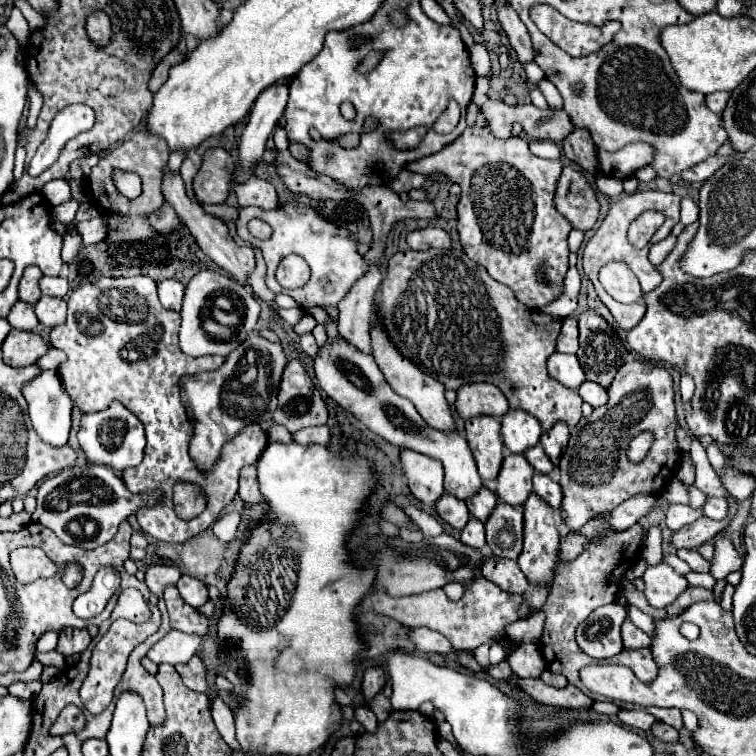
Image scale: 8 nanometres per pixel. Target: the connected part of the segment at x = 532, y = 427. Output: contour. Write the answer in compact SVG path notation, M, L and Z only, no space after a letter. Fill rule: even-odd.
M509 410L501 418L501 436L511 452L525 452L539 442L541 424L525 410Z

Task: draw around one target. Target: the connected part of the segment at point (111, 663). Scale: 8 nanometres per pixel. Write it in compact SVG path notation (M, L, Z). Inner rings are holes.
M150 604L151 618L147 624L133 624L133 622L127 622L127 620L117 620L109 632L97 642L95 650L93 650L93 656L91 656L91 668L89 668L89 674L81 686L81 700L85 704L85 710L91 712L91 714L101 714L109 702L113 700L113 690L115 686L119 684L123 672L125 672L125 664L127 664L127 658L129 654L133 652L133 646L141 644L149 636L158 631L161 624L161 614L156 605Z

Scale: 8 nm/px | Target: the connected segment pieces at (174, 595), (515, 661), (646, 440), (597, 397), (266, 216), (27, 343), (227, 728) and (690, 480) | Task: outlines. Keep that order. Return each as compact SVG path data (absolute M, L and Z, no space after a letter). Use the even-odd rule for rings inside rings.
M169 586L165 590L165 604L167 604L167 610L169 610L173 630L181 630L181 632L187 632L187 634L199 634L199 636L203 636L207 632L207 616L199 614L191 606L187 606L181 600L175 586Z
M519 644L507 661L512 671L518 671L514 673L520 678L539 678L547 666L537 644Z
M639 432L631 442L629 442L629 448L627 448L627 458L631 462L641 462L649 448L653 444L653 432Z
M589 380L579 386L579 396L583 398L583 402L589 402L593 408L603 406L607 402L605 388L601 388L597 382L589 382Z
M291 202L291 204L285 204L283 208L275 208L275 210L267 210L267 212L261 210L261 208L255 208L255 206L239 208L237 236L241 240L247 240L249 244L253 244L255 248L259 248L263 252L263 258L265 258L265 264L267 264L267 274L265 274L267 288L273 294L289 294L303 308L337 306L339 300L343 300L343 296L349 292L349 288L367 272L365 258L361 254L357 254L357 238L353 234L341 230L339 226L327 222L325 218L321 218L317 214L317 210L313 210L311 206L307 206L303 202ZM251 218L261 218L273 228L273 234L271 234L269 240L257 240L249 234L247 224L249 224ZM287 254L303 256L305 262L311 268L309 282L305 286L297 288L297 290L287 290L287 288L279 286L279 282L275 280L277 264Z
M15 328L7 334L7 338L1 346L5 364L9 364L13 368L35 364L47 350L49 348L39 334L21 332L21 330L15 330Z
M213 698L211 702L211 714L213 714L213 720L215 720L215 726L219 730L219 734L223 736L223 740L233 748L243 753L239 743L235 740L235 718L233 718L233 712L231 708L223 702L223 698Z
M685 454L685 456L681 458L681 462L679 462L679 466L677 466L677 478L679 478L683 484L687 484L687 486L695 484L695 466L693 466L689 454Z

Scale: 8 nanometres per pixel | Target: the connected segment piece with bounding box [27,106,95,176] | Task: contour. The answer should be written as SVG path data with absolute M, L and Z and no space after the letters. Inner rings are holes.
M73 106L63 108L51 122L49 134L45 142L39 146L37 154L33 156L27 172L31 176L39 176L43 170L47 170L53 162L57 162L63 146L69 140L73 140L79 132L89 130L93 122L95 122L95 114L91 108L73 108Z

